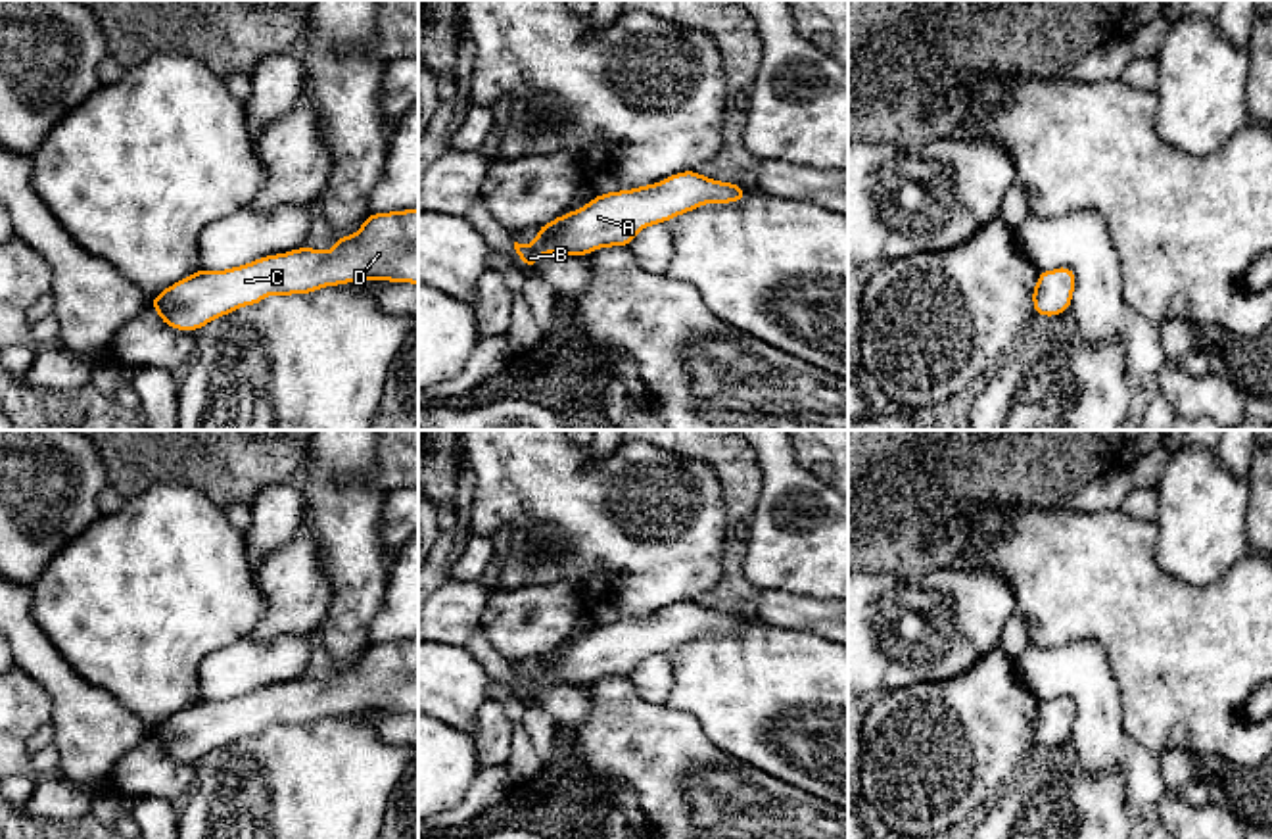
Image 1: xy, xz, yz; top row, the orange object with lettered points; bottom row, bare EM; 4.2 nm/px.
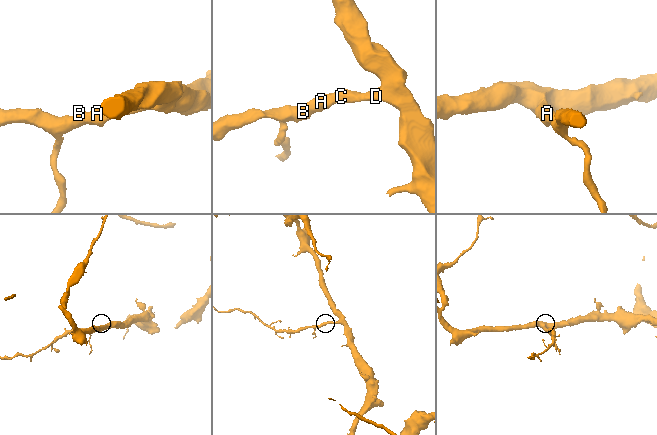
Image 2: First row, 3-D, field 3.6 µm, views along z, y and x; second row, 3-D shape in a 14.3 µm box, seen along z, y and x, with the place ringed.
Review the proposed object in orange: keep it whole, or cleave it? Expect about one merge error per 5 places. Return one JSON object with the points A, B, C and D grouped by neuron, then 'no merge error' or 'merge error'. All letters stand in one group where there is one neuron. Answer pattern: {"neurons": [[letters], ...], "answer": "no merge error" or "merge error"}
{"neurons": [["A", "B", "C", "D"]], "answer": "no merge error"}

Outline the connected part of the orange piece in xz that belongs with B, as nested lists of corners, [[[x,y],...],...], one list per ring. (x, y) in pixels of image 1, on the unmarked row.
[[[681,601],[647,616],[593,626],[587,635],[539,657],[533,674],[514,672],[514,680],[526,697],[537,699],[541,683],[583,687],[601,678],[627,678],[647,657],[666,655],[704,634],[723,635],[744,628],[741,614]]]

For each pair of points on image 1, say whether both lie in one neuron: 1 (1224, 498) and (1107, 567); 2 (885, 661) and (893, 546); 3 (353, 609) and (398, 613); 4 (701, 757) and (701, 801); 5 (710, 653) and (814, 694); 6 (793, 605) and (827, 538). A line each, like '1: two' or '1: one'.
1: two
2: two
3: two
4: one
5: one
6: two

